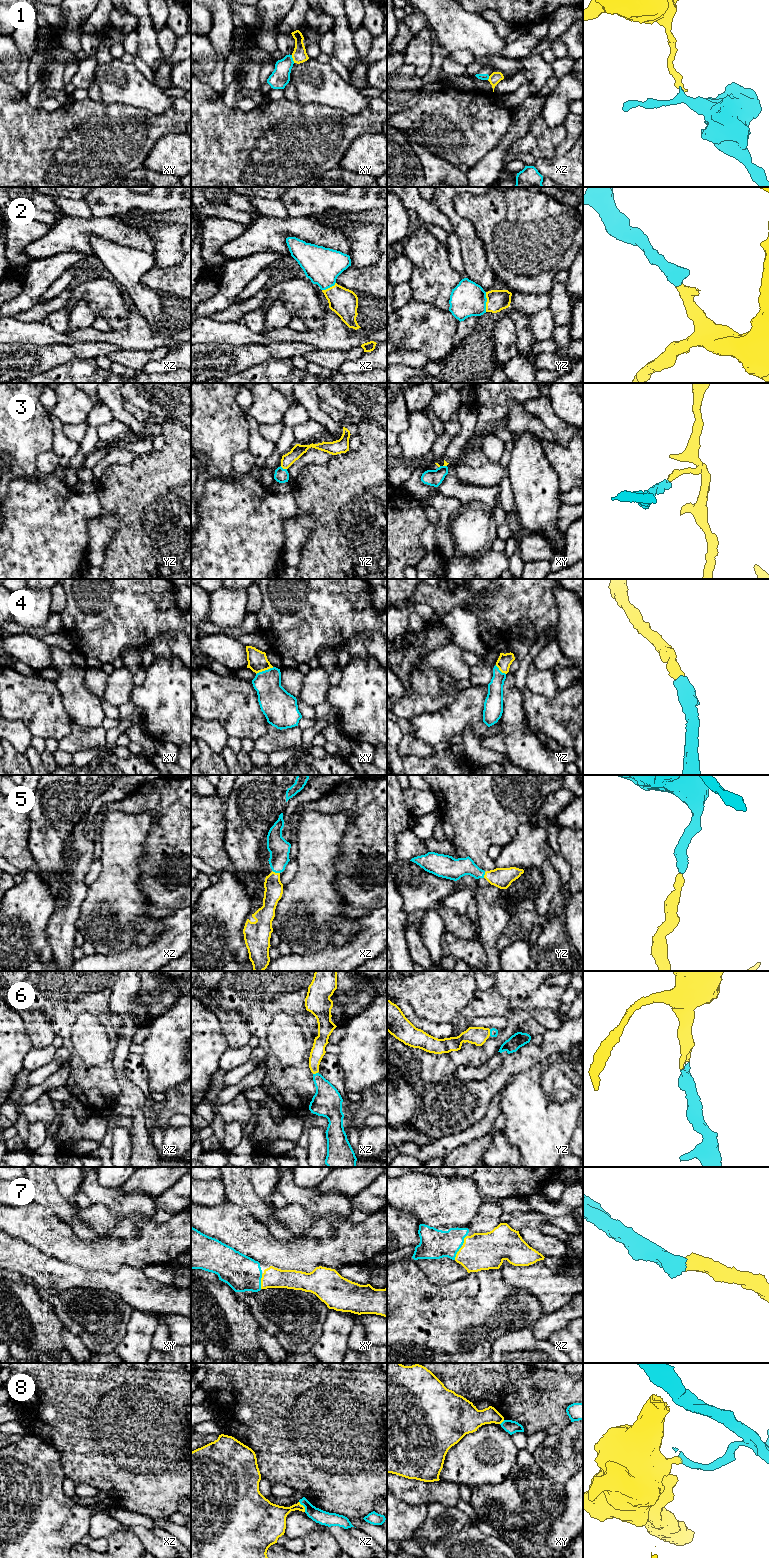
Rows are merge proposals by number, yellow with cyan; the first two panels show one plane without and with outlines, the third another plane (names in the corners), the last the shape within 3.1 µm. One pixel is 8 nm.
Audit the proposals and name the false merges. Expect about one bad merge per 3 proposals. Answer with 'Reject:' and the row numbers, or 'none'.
Reject: 1, 3, 8

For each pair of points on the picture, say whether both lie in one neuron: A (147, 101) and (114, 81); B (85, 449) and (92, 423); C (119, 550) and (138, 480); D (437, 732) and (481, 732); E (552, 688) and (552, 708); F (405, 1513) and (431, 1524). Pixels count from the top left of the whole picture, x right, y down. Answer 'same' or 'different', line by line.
A: same
B: same
C: same
D: same
E: different
F: different

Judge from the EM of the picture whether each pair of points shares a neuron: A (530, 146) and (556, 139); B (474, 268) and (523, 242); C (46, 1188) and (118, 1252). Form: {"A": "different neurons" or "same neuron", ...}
{"A": "same neuron", "B": "different neurons", "C": "different neurons"}

